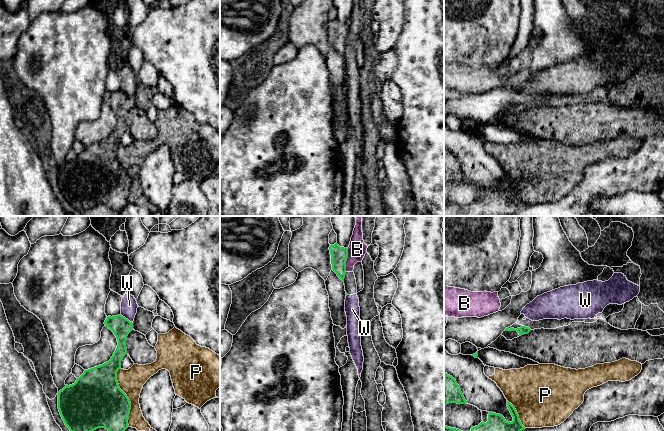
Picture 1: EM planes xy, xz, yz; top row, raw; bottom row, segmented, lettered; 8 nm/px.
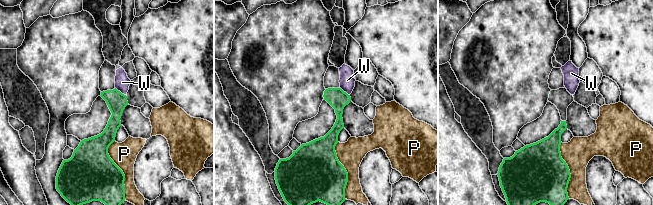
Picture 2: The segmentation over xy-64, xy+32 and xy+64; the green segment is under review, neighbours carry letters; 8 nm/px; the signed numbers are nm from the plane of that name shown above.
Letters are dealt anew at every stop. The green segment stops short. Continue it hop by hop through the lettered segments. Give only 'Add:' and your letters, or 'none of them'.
Add: none of them

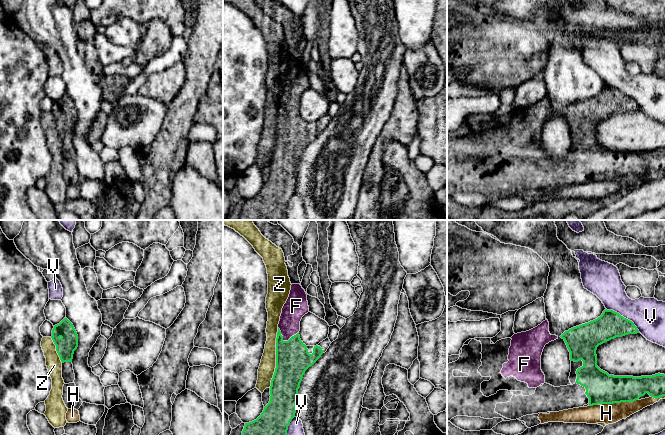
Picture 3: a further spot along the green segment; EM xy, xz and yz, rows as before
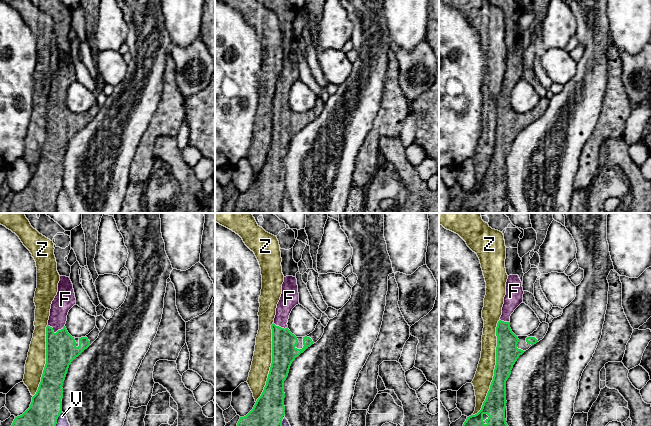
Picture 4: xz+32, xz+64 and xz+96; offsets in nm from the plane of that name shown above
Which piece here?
Add: F

